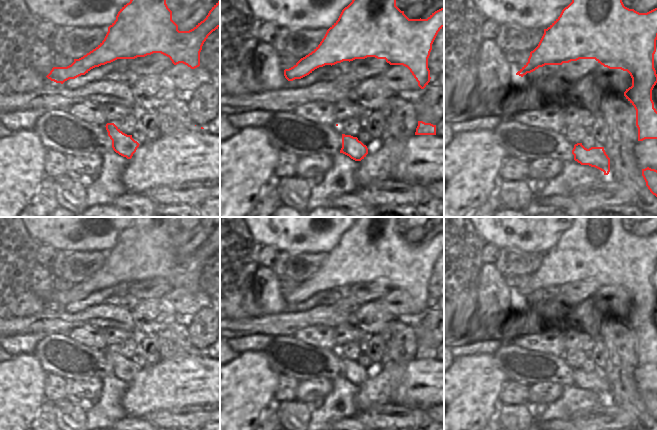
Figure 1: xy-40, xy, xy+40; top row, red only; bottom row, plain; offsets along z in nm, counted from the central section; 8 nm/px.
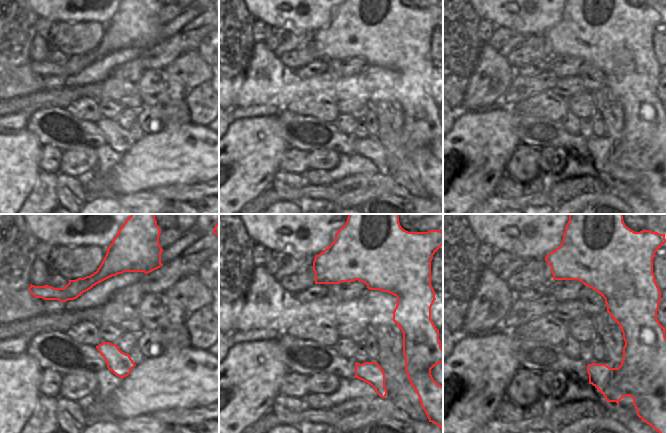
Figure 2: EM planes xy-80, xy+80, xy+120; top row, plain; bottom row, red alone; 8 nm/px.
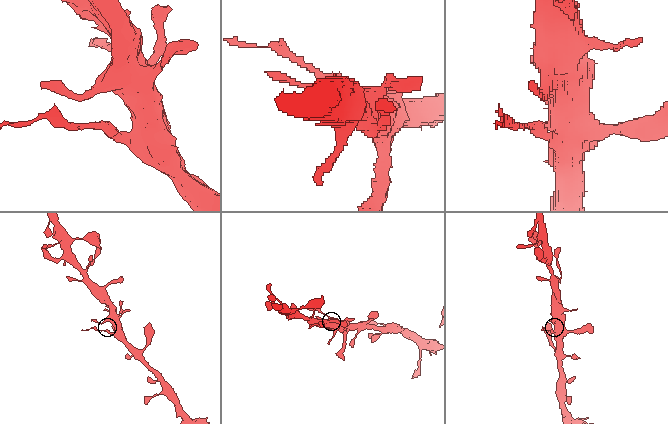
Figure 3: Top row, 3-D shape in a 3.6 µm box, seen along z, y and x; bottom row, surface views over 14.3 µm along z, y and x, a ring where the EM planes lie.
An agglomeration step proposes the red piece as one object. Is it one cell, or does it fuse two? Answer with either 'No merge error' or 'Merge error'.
Merge error.

